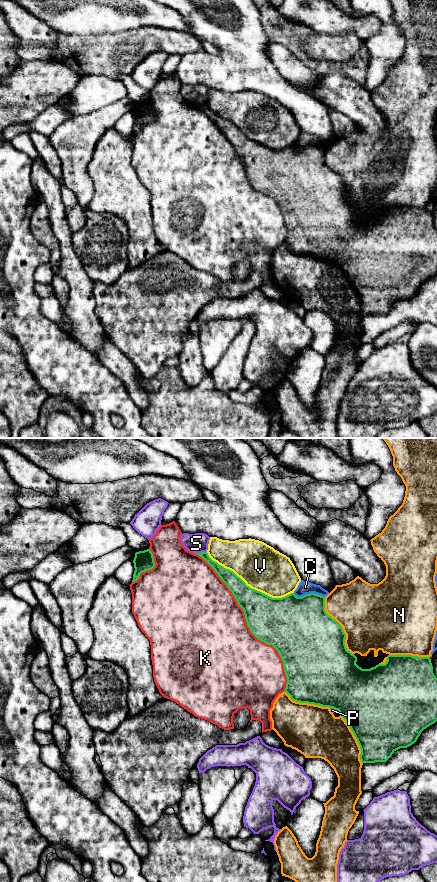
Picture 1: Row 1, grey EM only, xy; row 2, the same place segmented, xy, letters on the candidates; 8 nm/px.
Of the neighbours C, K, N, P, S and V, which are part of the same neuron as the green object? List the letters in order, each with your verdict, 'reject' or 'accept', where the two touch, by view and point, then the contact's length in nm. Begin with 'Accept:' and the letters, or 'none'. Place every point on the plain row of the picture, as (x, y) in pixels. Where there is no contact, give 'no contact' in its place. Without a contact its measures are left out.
Accept: P
C: reject; contact xy (309, 146); length 260 nm
K: reject; contact xy (247, 176); length 1350 nm
N: reject; contact xy (341, 178); length 500 nm
P: accept; contact xy (335, 261); length 90 nm
S: reject; contact xy (200, 105); length 110 nm
V: reject; contact xy (248, 138); length 800 nm

